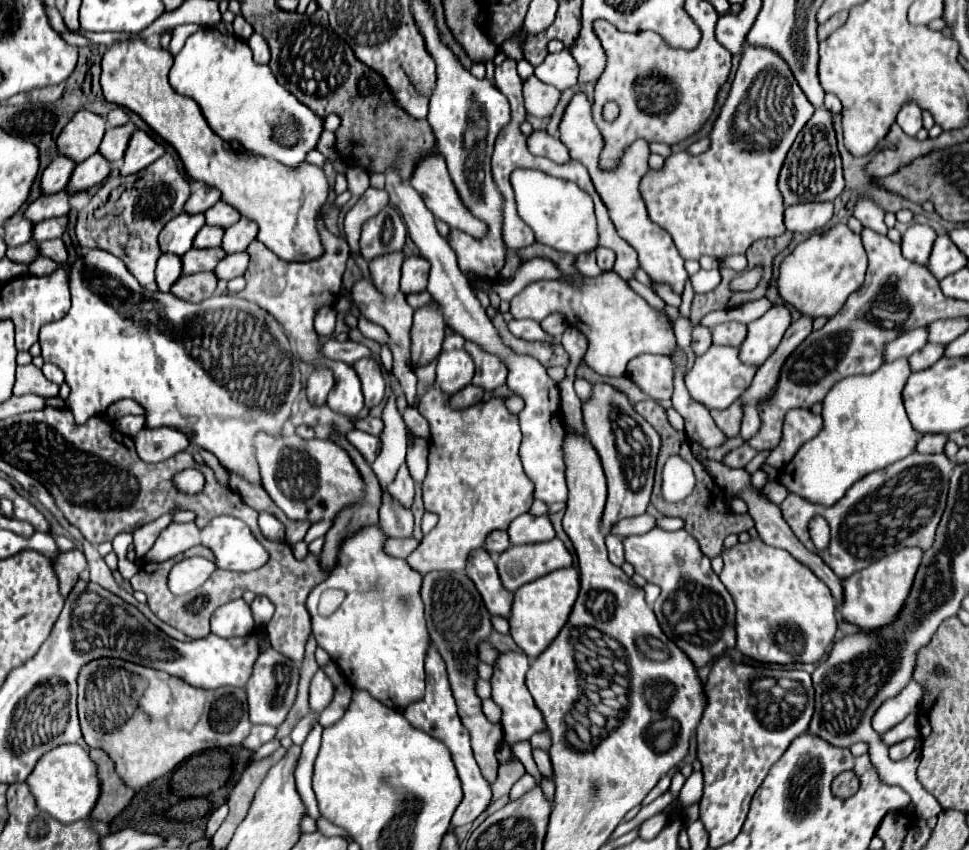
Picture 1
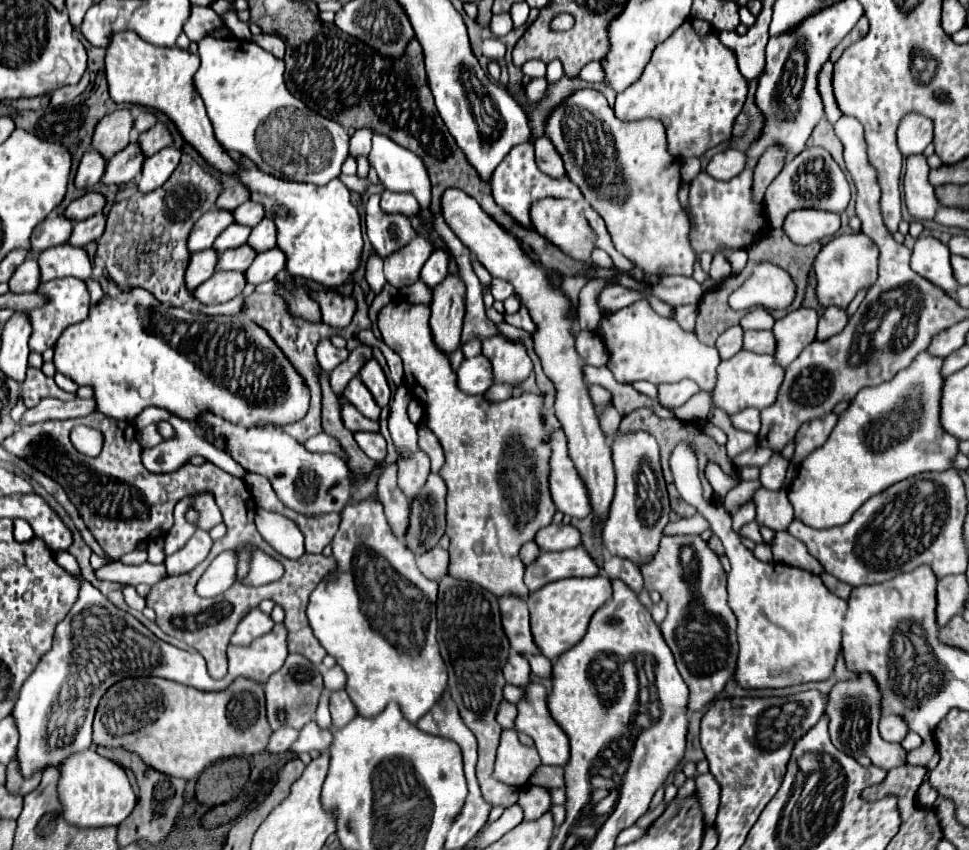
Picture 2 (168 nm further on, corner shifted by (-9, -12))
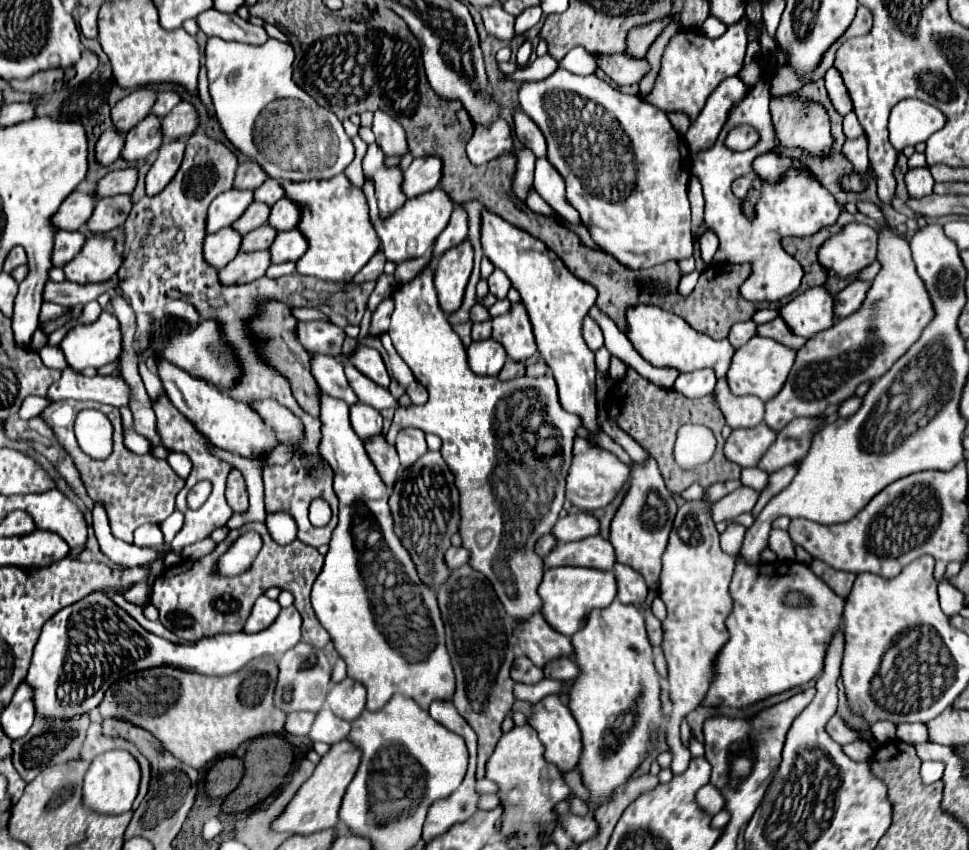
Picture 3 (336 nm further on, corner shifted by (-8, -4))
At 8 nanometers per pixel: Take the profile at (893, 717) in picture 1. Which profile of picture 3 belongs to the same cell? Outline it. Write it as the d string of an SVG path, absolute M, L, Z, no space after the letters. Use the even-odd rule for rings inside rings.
M883 720L883 722L875 722L875 724L871 726L873 736L875 736L877 742L881 742L881 744L893 740L893 738L895 738L895 730L897 730L897 726L895 726L893 722L887 722L887 720Z

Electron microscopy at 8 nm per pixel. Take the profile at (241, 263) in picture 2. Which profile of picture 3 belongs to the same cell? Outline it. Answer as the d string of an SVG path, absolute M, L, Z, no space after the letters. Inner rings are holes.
M263 224L261 228L255 228L253 232L245 234L241 240L241 248L239 252L257 252L257 250L267 250L269 244L273 242L273 236L277 232L273 228L269 228L267 224Z

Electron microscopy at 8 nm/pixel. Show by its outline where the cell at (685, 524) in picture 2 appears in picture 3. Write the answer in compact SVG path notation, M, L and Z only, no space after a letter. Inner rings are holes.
M737 488L731 494L719 498L709 506L709 512L713 516L713 522L725 522L725 520L735 520L743 512L751 512L759 494L753 492L753 488Z

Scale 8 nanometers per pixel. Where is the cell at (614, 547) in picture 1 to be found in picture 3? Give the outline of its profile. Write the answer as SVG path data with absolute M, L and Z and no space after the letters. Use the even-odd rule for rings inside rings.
M615 564L613 568L617 580L617 600L623 604L643 604L647 598L647 584L639 572L633 572L627 564Z

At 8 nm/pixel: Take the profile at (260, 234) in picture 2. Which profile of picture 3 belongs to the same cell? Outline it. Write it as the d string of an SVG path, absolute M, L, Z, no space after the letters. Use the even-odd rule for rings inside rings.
M281 198L279 202L275 202L271 206L271 214L269 214L267 224L271 228L275 228L277 232L293 230L297 226L297 208L293 208L293 204L289 204L289 200Z

